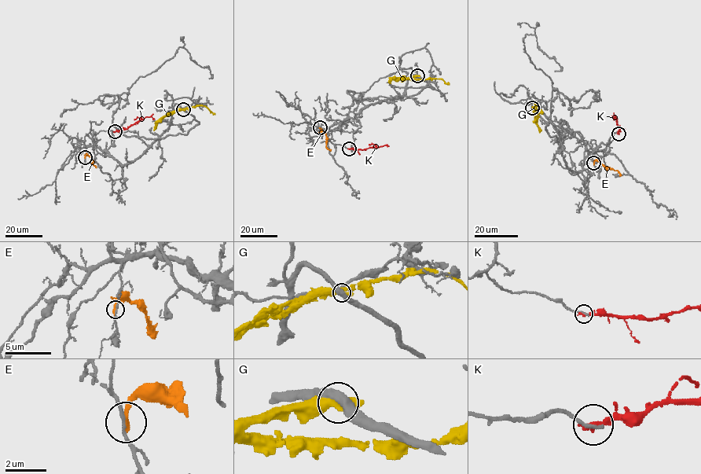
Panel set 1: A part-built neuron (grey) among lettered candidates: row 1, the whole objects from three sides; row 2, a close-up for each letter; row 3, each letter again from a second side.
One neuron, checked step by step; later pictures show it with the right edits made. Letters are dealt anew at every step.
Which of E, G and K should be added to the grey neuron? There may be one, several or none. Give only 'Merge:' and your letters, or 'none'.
Merge: none

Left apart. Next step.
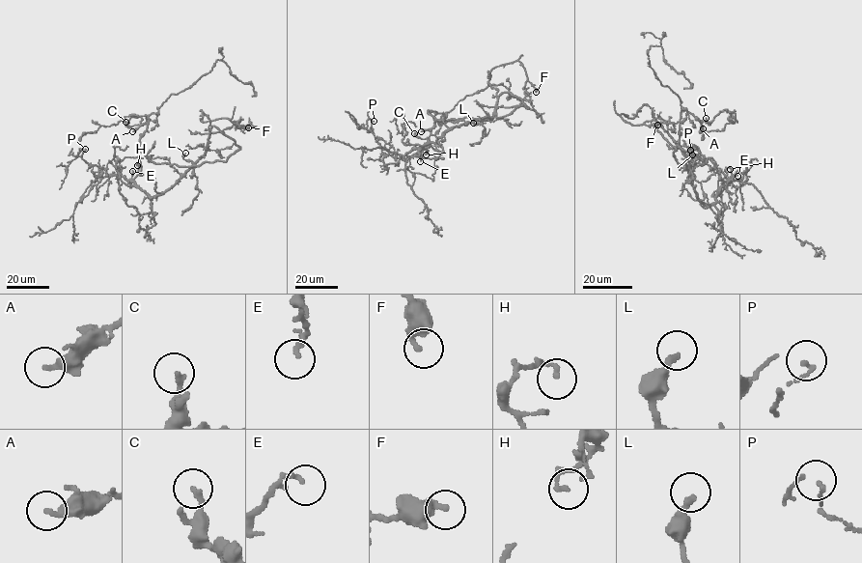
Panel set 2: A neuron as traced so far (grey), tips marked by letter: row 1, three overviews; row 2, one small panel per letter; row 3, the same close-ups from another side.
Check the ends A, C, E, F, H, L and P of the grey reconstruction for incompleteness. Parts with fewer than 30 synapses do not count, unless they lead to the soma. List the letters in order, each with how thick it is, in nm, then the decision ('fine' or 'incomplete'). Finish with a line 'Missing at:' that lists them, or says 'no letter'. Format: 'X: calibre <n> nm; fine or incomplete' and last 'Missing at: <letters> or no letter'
A: calibre 280 nm; fine
C: calibre 190 nm; fine
E: calibre 170 nm; fine
F: calibre 360 nm; fine
H: calibre 170 nm; fine
L: calibre 240 nm; fine
P: calibre 100 nm; fine
Missing at: no letter

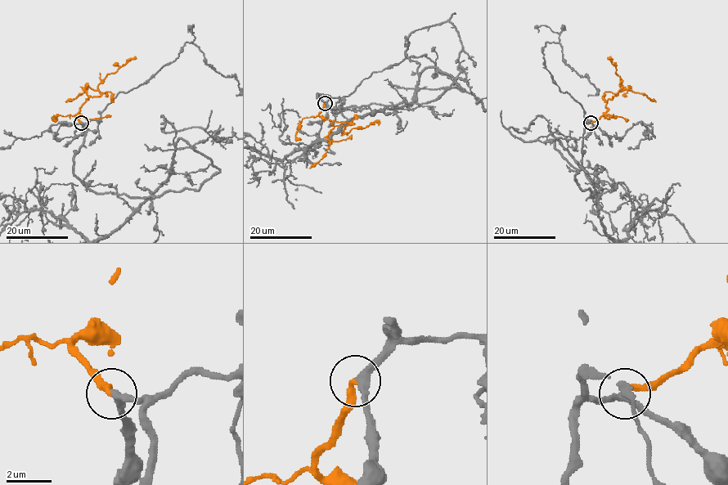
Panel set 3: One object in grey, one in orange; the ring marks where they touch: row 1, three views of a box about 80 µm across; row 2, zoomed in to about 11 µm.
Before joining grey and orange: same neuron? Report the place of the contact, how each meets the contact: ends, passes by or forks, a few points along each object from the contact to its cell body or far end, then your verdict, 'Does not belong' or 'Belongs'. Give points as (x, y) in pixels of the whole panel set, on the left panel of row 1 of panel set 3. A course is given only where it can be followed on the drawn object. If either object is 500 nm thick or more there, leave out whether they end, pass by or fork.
Place: (81, 123). At the ring grey passes by. At the ring orange ends. Course of grey: (81, 123), (74, 174), (130, 196), (168, 176), (175, 128), (162, 115), (166, 132), (217, 139), (145, 144). Course of orange: (81, 123), (75, 115), (89, 96), (101, 96), (98, 84), (109, 74), (115, 73), (135, 59). Belongs

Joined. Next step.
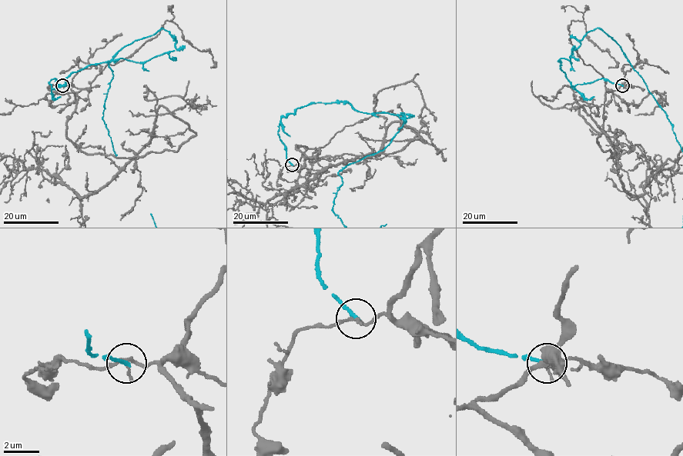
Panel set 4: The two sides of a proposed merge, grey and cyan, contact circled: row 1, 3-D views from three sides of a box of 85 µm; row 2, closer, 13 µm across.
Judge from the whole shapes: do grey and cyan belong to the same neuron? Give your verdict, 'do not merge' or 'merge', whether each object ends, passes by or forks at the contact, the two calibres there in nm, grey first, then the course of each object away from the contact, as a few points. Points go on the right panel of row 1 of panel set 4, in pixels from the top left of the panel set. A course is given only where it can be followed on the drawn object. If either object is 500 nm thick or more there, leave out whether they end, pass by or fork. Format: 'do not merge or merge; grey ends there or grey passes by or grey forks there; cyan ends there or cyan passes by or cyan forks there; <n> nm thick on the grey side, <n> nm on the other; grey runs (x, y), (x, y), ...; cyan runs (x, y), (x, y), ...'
do not merge; grey passes by; cyan ends there; 170 nm thick on the grey side, 180 nm on the other; grey runs (622, 85), (605, 95), (613, 158), (614, 144), (567, 85), (539, 99), (553, 108), (583, 100), (594, 110)

